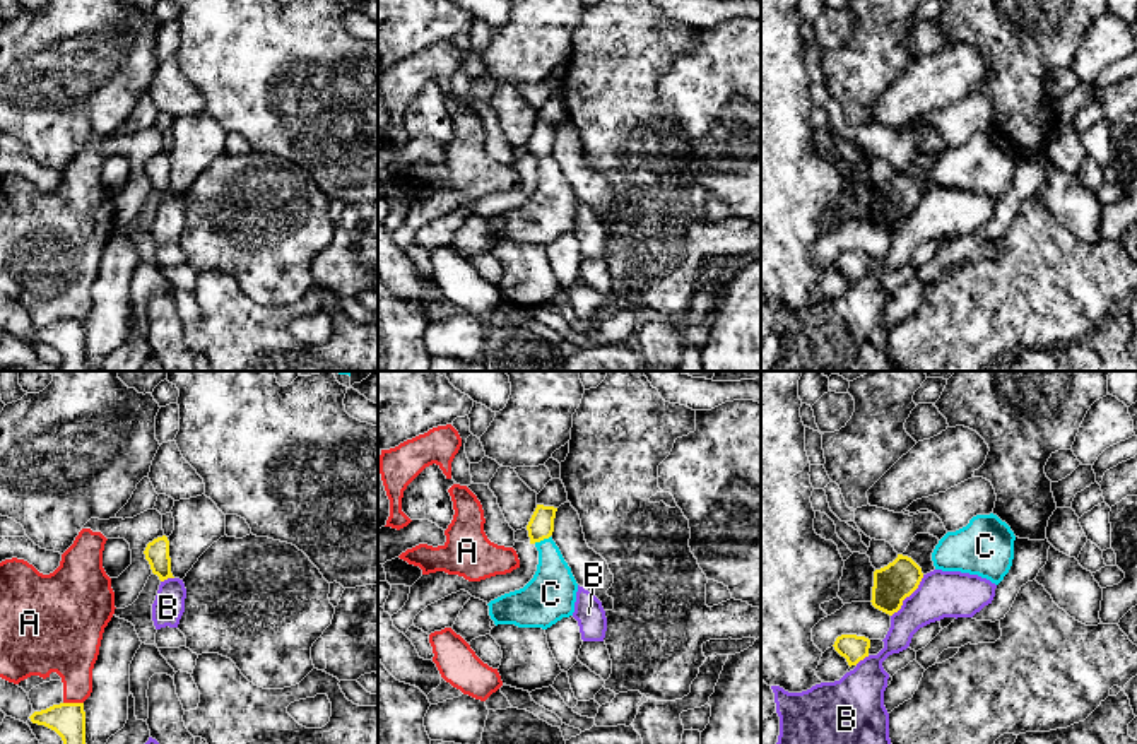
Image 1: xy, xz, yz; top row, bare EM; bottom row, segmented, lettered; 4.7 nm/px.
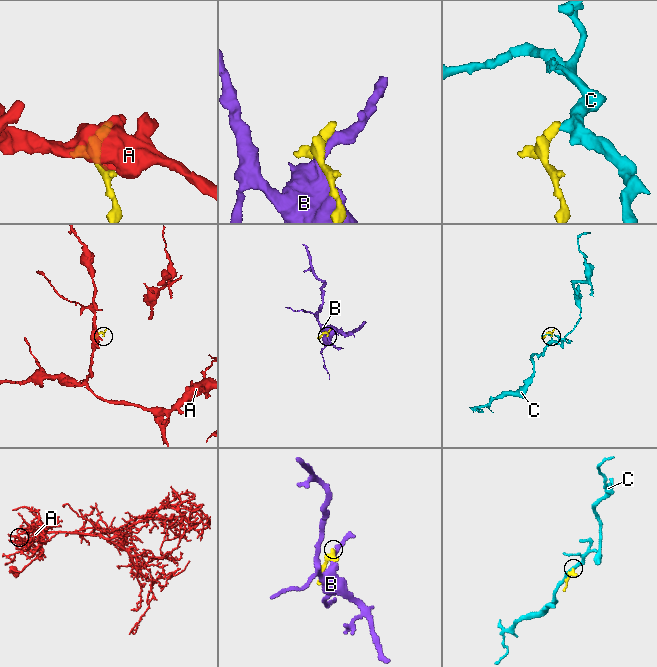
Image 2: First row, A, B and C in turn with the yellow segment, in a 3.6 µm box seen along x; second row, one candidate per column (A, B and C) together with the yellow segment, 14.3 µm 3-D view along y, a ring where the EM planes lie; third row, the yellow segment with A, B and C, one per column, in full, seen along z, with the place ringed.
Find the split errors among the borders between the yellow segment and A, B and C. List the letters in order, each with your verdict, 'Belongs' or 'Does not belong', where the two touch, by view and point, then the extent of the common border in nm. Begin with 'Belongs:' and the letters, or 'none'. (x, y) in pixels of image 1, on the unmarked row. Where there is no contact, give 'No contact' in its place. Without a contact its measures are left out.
Belongs: none
A: Does not belong. Touches yellow at xy (74, 320). Shared border 100 nm
B: Does not belong. Touches yellow at yz (908, 212). Shared border 260 nm
C: Does not belong. Touches yellow at xz (541, 156). Shared border 90 nm

